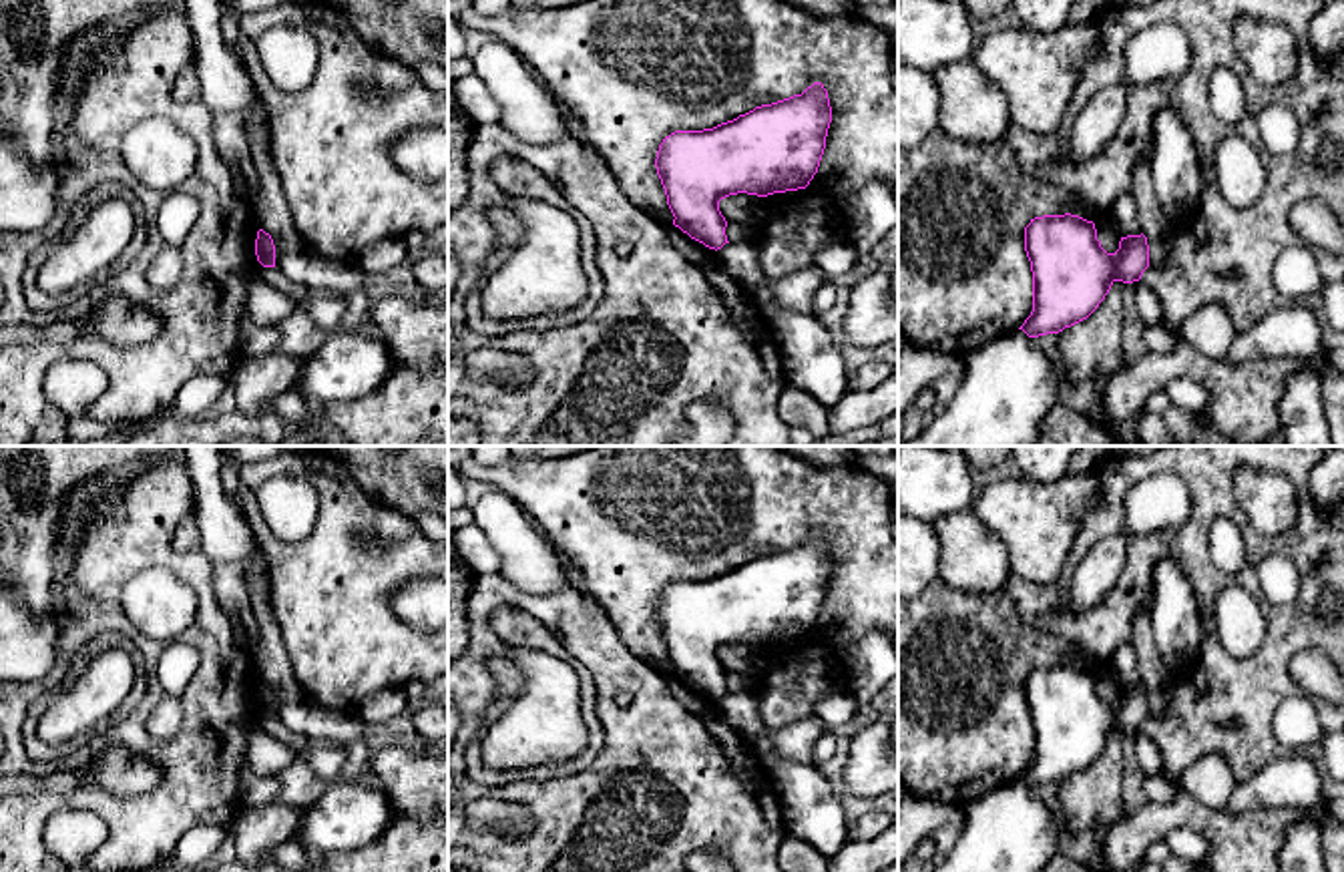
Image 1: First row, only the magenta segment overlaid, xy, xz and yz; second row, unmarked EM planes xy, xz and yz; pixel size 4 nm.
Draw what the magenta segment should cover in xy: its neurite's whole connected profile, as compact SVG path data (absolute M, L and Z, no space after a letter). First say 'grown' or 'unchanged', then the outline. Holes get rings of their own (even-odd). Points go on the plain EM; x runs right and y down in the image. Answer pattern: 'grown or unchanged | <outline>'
unchanged | M263 679L257 681L255 705L263 717L275 717L275 695L269 683Z

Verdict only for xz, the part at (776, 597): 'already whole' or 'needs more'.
already whole

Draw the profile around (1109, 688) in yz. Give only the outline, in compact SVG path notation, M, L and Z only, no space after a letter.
M1109 669L1097 671L1097 689L1107 703L1115 703L1119 699L1121 685Z

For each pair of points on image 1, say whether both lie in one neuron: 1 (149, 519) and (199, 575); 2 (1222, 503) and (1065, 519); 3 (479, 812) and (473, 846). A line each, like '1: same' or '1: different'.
1: same
2: different
3: different

